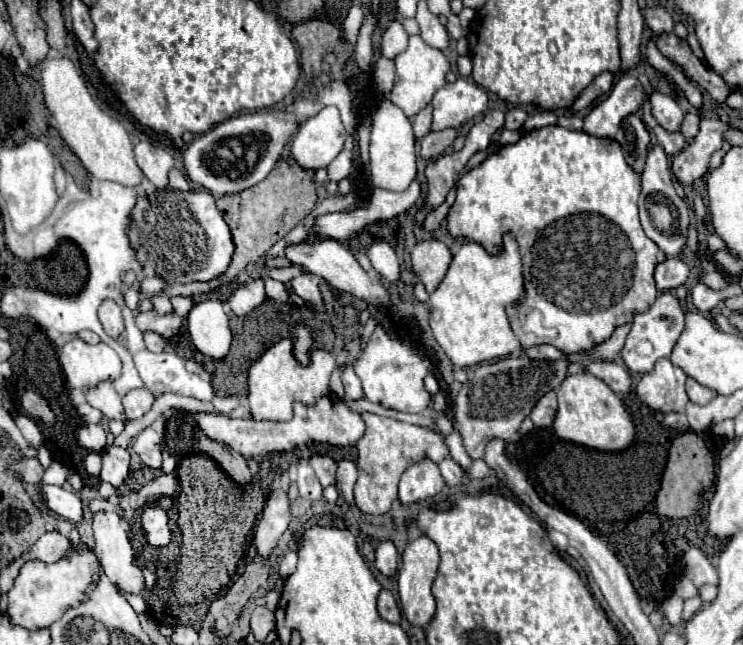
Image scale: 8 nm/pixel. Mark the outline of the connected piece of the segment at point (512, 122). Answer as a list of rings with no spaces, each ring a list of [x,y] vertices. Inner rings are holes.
[[[511,109],[509,113],[507,113],[507,123],[505,123],[505,127],[509,127],[509,129],[517,129],[523,121],[525,121],[525,113],[521,111],[521,109]]]

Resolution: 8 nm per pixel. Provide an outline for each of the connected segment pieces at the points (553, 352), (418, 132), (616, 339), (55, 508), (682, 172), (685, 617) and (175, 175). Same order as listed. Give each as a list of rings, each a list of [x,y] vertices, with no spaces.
[[[539,345],[539,347],[533,347],[527,351],[527,355],[531,359],[537,359],[537,361],[559,361],[563,359],[563,353],[553,347],[553,345]]]
[[[431,105],[425,107],[423,111],[419,111],[415,117],[413,117],[413,129],[415,129],[415,137],[423,137],[431,131]]]
[[[621,325],[615,329],[615,333],[601,345],[597,345],[593,351],[589,351],[593,355],[593,359],[607,359],[607,361],[613,361],[619,351],[623,349],[623,343],[625,343],[625,337],[629,333],[631,325]]]
[[[41,483],[41,497],[43,497],[43,505],[47,511],[55,513],[57,517],[75,521],[75,523],[81,521],[85,507],[77,493],[63,489],[63,487]]]
[[[703,117],[699,125],[699,133],[693,141],[673,155],[671,171],[679,179],[681,185],[691,185],[693,181],[701,179],[709,169],[709,157],[713,151],[721,149],[723,145],[723,131],[727,123],[719,121],[717,117]]]
[[[695,597],[695,599],[687,599],[685,601],[685,607],[683,607],[683,615],[681,615],[681,623],[687,623],[701,607],[701,599]]]
[[[179,169],[169,171],[169,187],[177,189],[177,191],[187,191],[189,189],[189,181],[183,175],[183,171],[179,171]]]

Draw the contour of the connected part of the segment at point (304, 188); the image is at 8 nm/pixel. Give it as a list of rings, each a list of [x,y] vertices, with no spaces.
[[[279,159],[273,171],[269,173],[269,177],[265,177],[265,181],[261,181],[253,189],[233,193],[233,195],[223,195],[217,199],[217,207],[223,213],[227,225],[231,227],[233,241],[237,247],[227,273],[209,283],[185,283],[185,285],[173,283],[173,285],[167,285],[163,293],[167,297],[173,297],[173,295],[191,297],[195,293],[207,293],[215,289],[221,281],[233,281],[247,265],[255,265],[277,241],[281,241],[295,225],[299,225],[313,211],[315,203],[317,203],[315,173],[311,169],[299,167],[291,159]]]

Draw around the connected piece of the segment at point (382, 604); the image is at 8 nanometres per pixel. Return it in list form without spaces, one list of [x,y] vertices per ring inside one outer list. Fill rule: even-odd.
[[[383,589],[383,591],[379,593],[377,611],[379,611],[379,615],[381,615],[385,621],[389,621],[389,623],[399,623],[399,619],[401,619],[399,605],[397,605],[393,593],[387,591],[387,589]]]

